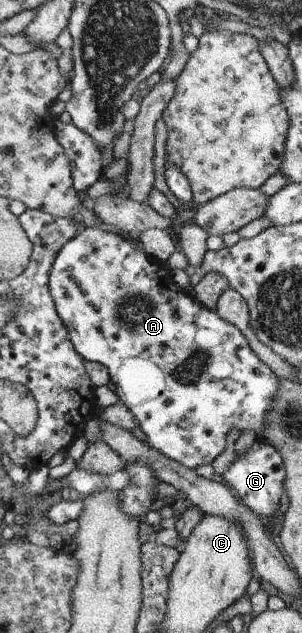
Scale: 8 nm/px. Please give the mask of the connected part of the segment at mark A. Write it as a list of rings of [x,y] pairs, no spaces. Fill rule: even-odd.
[[[80,228],[53,259],[48,288],[75,352],[107,368],[115,386],[112,392],[133,414],[145,434],[144,442],[155,451],[195,469],[223,452],[229,428],[240,433],[251,430],[261,441],[257,435],[266,426],[265,416],[276,398],[280,379],[253,353],[237,328],[189,297],[173,282],[171,270],[149,258],[141,246],[101,228]]]

